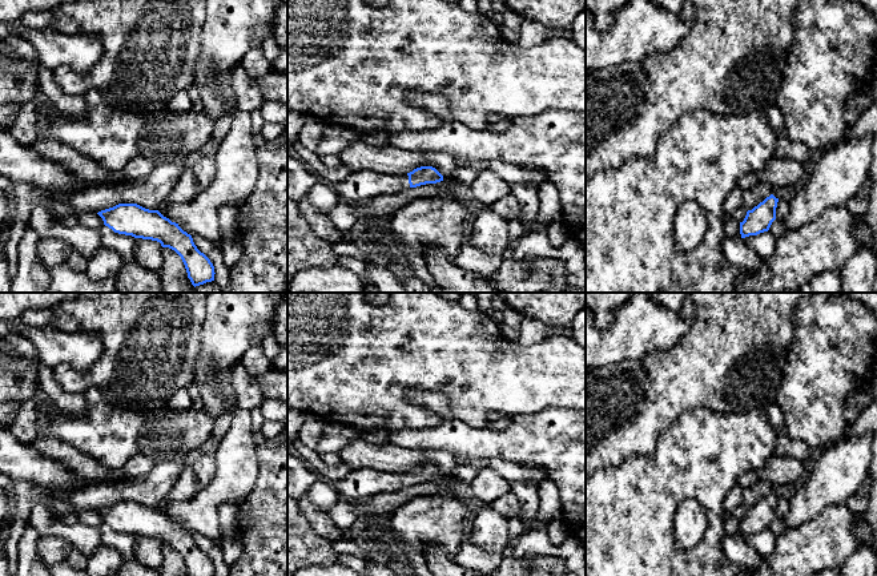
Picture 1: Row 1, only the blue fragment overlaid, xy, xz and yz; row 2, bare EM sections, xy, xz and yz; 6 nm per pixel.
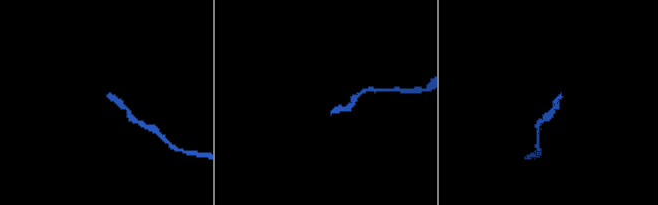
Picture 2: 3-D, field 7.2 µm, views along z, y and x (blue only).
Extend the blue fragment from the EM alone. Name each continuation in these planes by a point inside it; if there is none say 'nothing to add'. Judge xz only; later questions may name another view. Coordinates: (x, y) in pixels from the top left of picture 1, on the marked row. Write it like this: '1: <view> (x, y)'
1: xz (361, 185)

